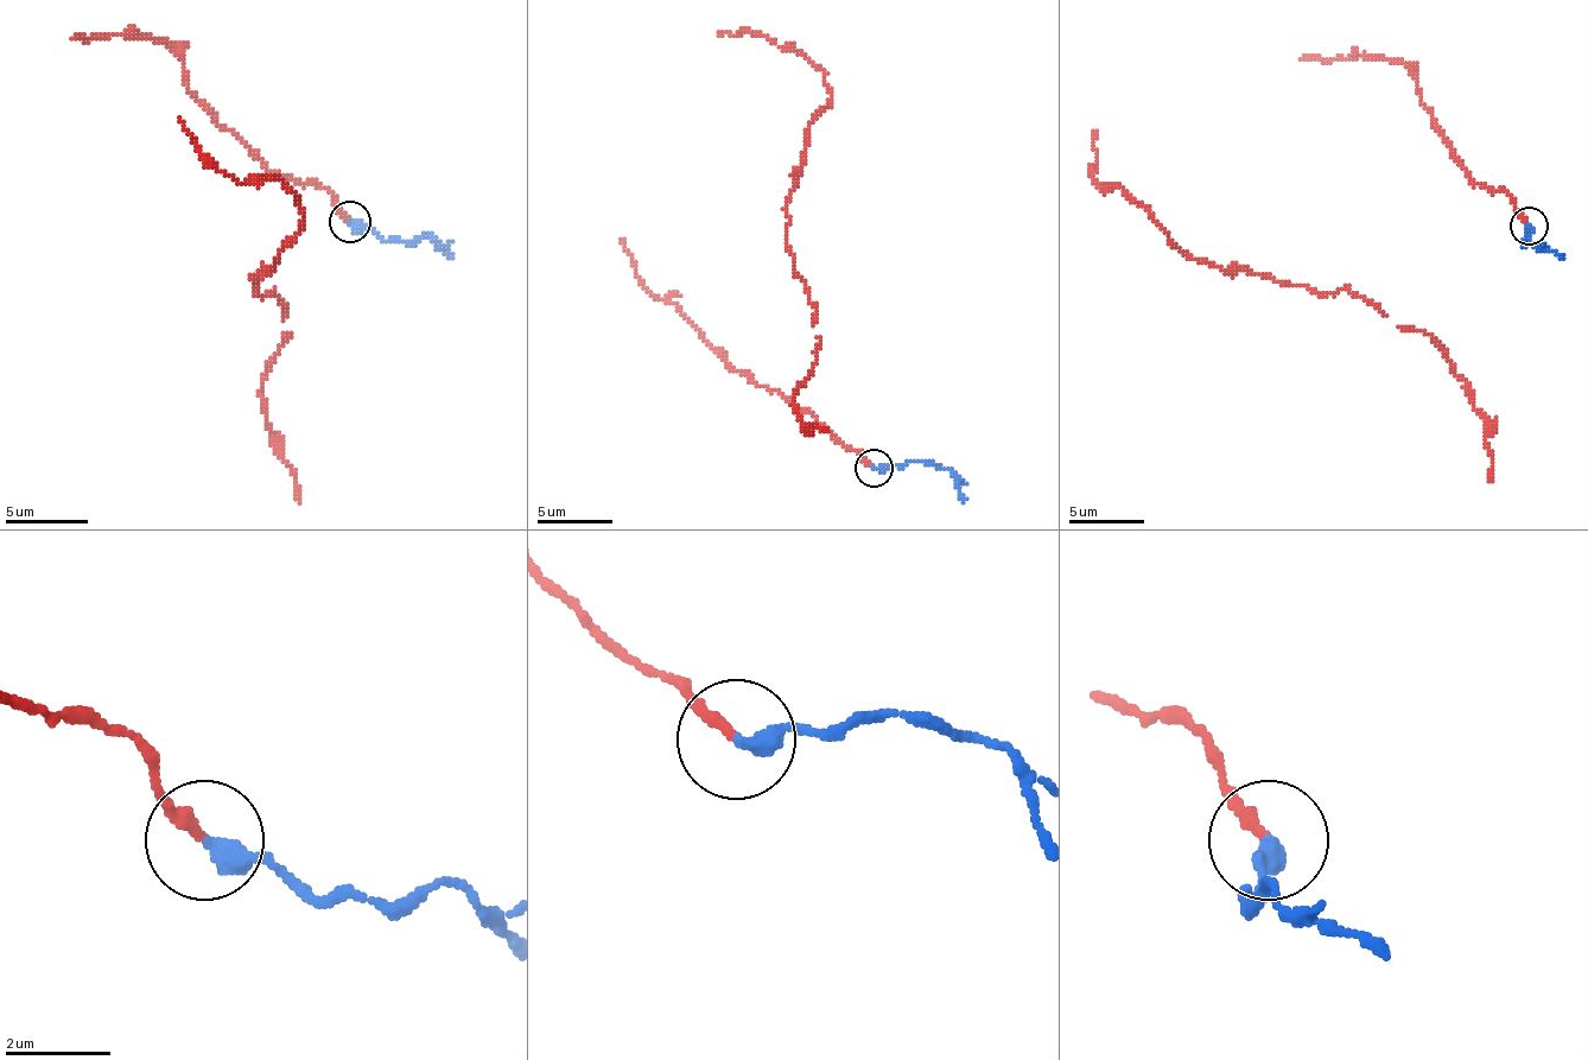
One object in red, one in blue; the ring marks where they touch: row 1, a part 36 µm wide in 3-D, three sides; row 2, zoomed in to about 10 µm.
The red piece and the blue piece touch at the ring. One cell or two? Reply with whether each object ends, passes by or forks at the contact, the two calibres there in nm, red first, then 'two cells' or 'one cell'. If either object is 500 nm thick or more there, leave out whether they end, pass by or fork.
red ends; blue ends; calibres 240 and 400 nm; two cells

